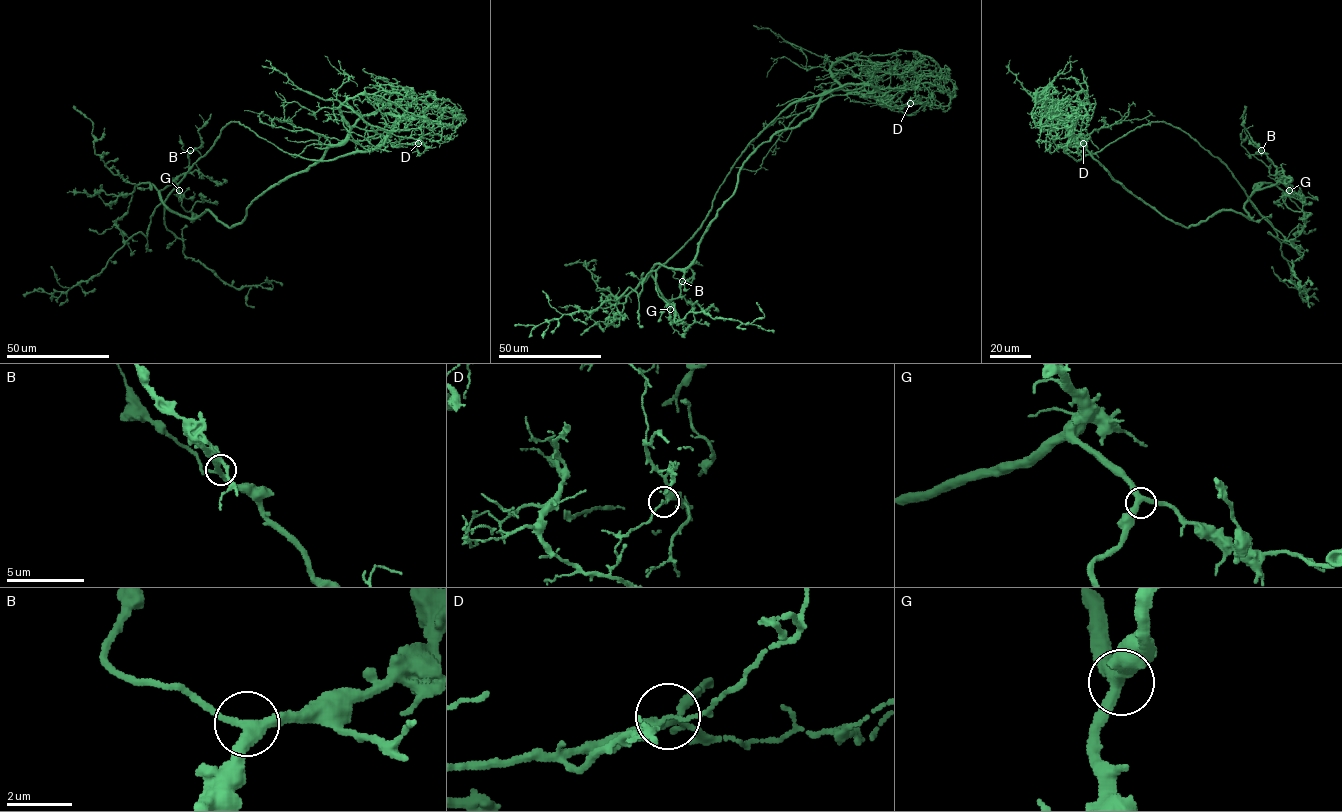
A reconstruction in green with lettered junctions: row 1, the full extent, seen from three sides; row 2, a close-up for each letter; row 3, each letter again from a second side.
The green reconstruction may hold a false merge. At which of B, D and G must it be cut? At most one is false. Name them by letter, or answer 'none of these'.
D

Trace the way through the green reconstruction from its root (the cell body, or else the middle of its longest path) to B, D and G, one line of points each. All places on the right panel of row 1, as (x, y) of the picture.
B: (1138, 126), (1187, 132), (1283, 242), (1305, 213), (1276, 186), (1256, 190), (1281, 179), (1261, 150)
D: (1138, 126), (1081, 160), (1075, 160), (1064, 151), (1074, 134), (1083, 143)
G: (1138, 126), (1165, 122), (1217, 157), (1280, 242), (1305, 213), (1276, 186), (1256, 190), (1289, 190)

